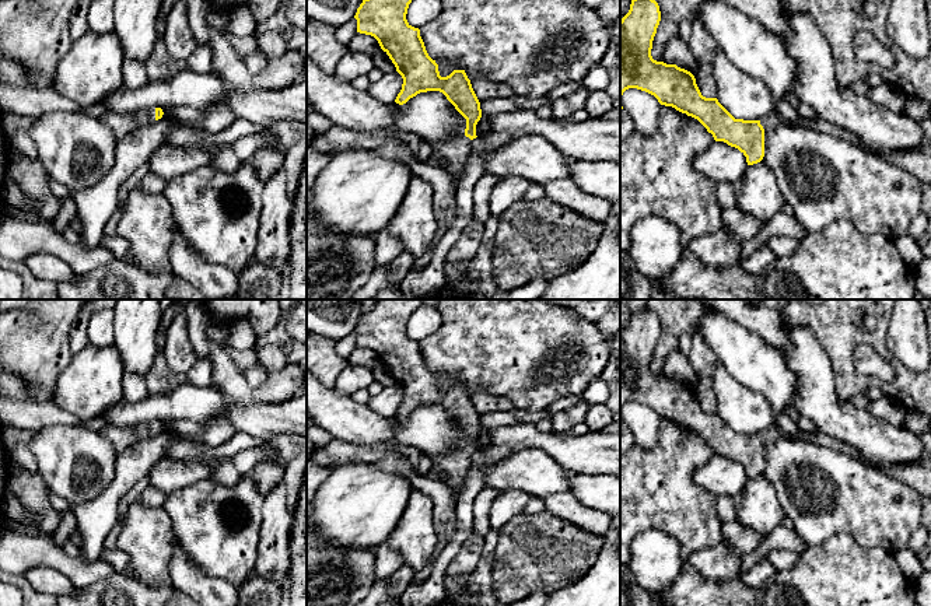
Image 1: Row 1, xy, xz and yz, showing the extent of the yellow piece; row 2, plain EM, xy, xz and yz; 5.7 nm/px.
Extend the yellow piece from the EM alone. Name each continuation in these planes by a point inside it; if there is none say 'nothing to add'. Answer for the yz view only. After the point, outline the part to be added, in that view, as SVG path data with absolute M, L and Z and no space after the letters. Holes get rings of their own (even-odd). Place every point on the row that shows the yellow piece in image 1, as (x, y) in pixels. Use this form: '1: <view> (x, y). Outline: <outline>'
1: yz (773, 119). Outline: M776 111L767 115L766 118L760 119L760 125L763 126L764 130L783 123L790 123L790 122L785 118L783 118L780 113L777 113Z

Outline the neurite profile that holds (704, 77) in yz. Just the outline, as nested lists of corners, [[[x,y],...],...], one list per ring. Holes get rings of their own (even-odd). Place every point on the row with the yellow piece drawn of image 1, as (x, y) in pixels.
[[[710,63],[699,64],[694,78],[703,97],[717,98],[717,83]]]

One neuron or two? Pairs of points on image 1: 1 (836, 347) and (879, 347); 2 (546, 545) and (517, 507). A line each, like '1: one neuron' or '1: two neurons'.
1: one neuron
2: two neurons

